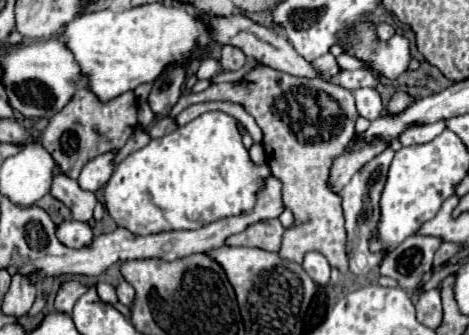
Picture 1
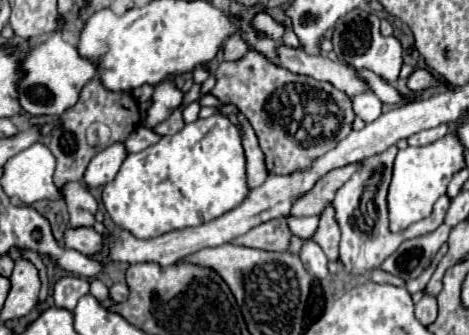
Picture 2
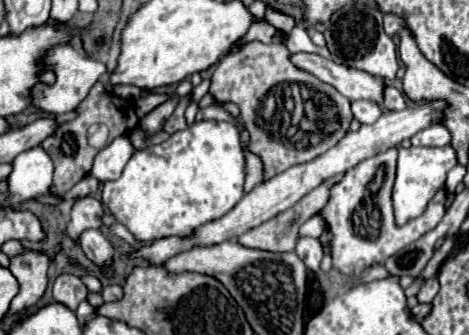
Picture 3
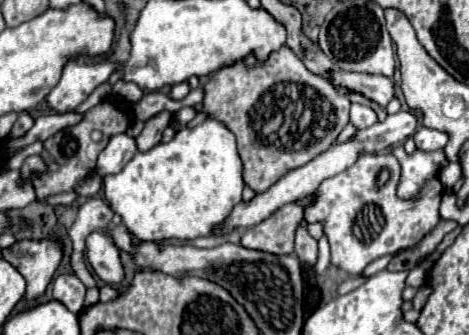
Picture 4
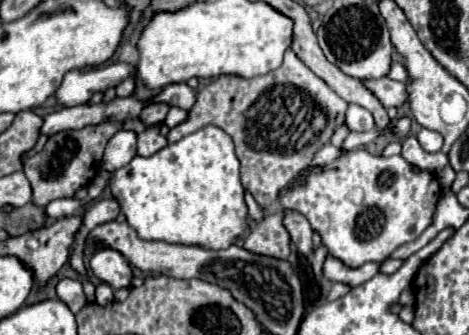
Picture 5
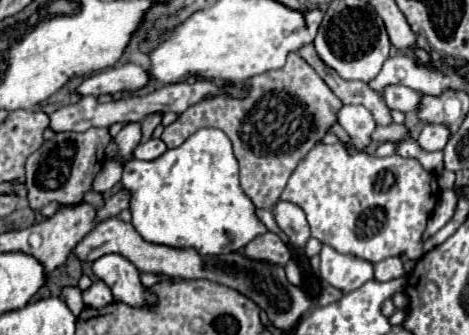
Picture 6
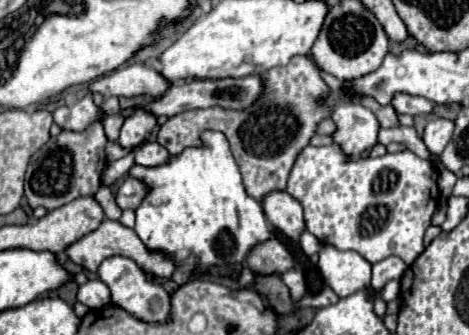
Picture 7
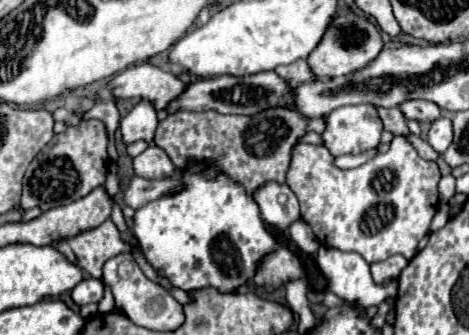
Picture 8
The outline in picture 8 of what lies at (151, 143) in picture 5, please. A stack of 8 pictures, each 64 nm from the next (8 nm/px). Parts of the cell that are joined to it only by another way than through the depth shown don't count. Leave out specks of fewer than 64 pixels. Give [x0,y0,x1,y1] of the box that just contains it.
[134,146,176,180]

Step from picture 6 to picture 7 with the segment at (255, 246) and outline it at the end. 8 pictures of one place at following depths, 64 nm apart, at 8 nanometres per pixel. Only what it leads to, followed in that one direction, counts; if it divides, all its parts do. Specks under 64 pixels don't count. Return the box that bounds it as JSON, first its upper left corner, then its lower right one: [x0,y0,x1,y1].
[248,238,296,276]

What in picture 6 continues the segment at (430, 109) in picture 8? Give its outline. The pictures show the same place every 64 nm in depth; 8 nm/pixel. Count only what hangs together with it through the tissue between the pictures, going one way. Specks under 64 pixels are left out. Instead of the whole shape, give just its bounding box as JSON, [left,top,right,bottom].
[384,86,420,112]

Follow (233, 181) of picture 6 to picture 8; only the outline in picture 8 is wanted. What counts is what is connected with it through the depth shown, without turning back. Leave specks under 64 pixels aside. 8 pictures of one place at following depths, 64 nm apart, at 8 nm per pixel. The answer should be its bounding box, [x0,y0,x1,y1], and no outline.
[132,164,280,292]

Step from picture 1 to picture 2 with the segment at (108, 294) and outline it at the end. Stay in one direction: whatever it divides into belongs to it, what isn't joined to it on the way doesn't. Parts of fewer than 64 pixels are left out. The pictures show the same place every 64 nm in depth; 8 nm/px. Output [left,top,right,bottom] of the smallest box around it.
[90,278,108,300]

